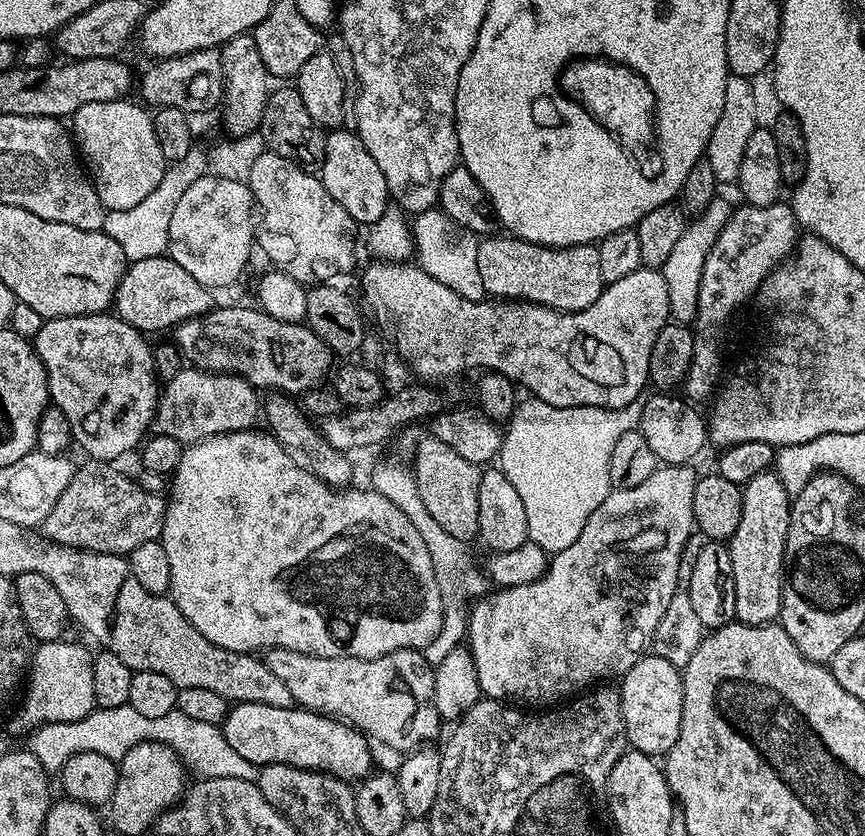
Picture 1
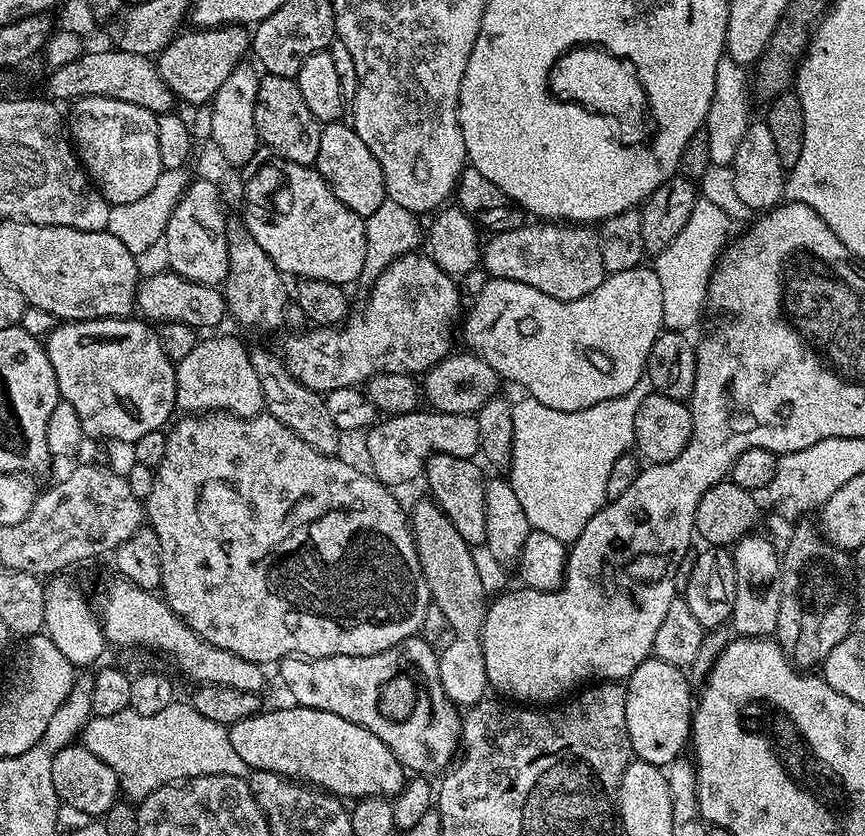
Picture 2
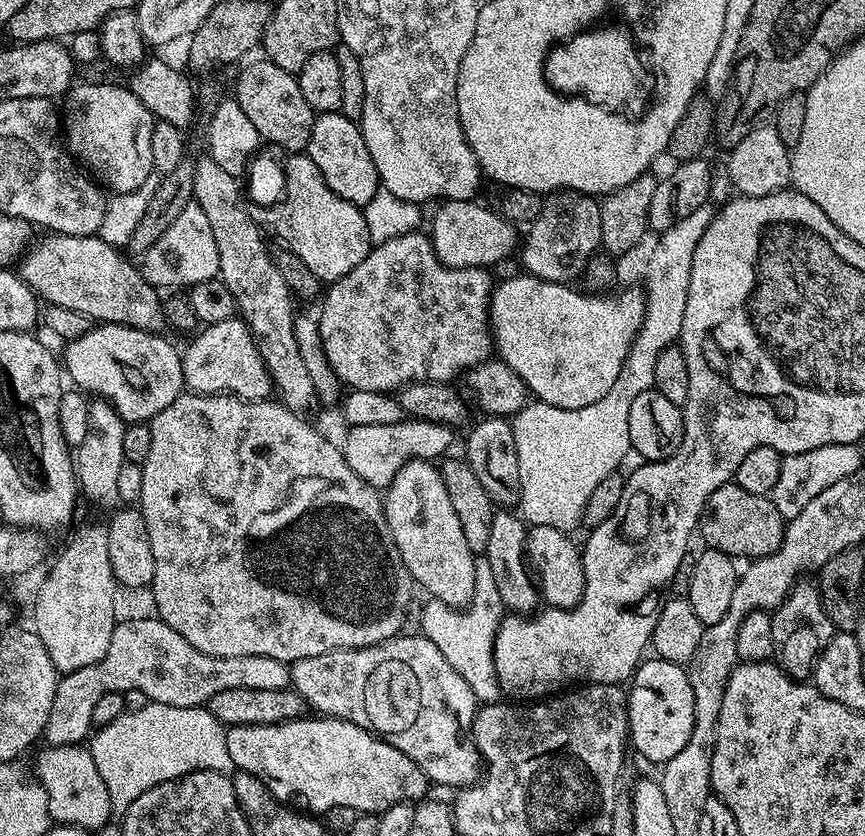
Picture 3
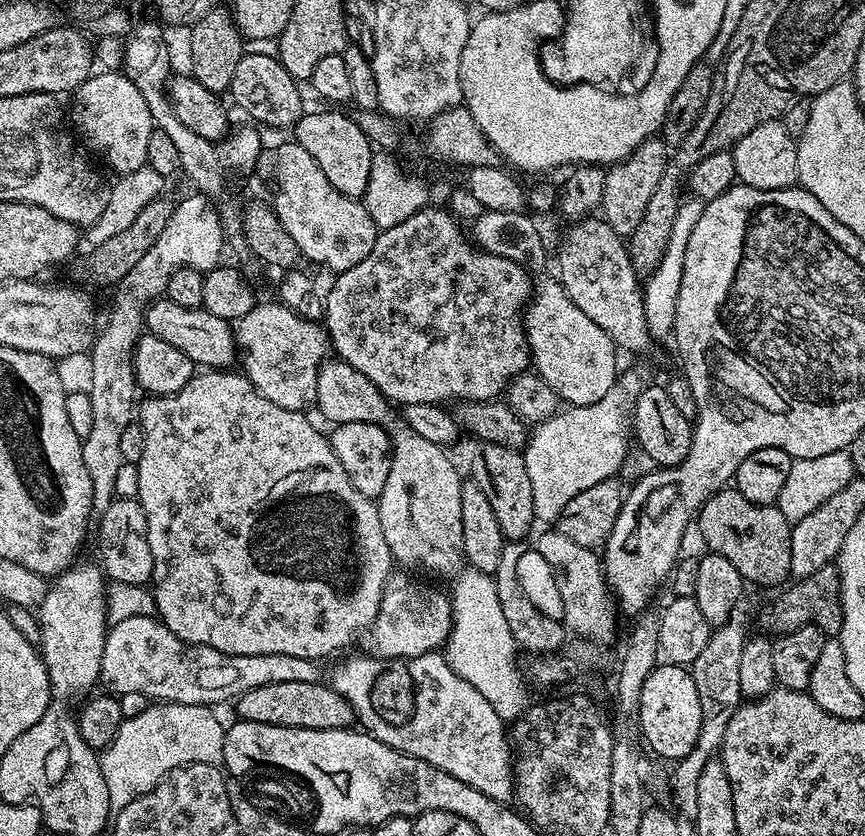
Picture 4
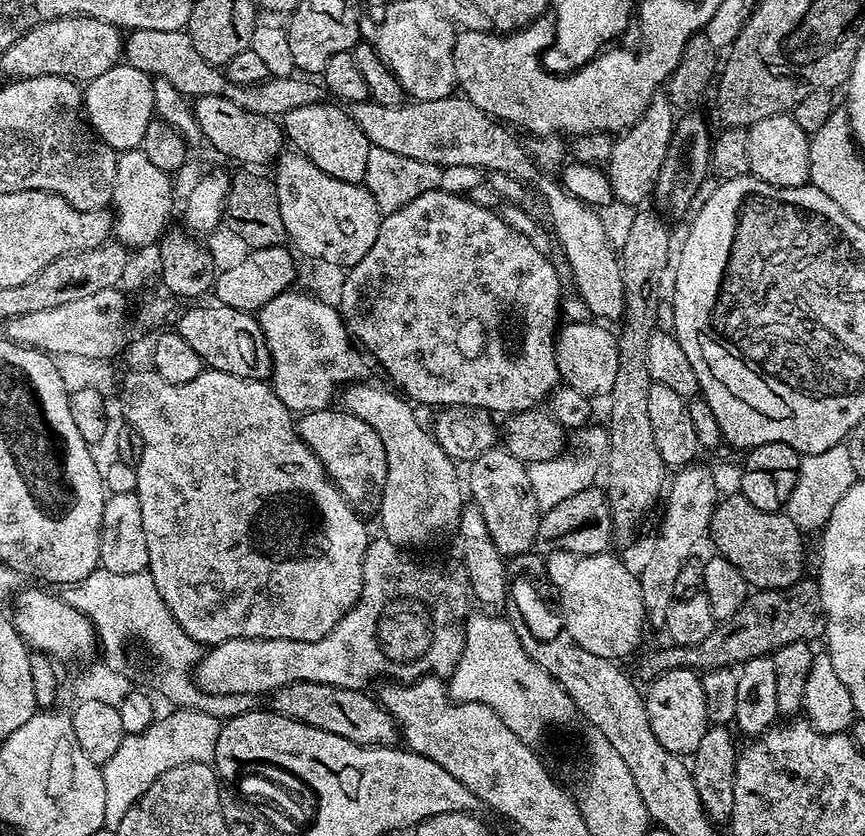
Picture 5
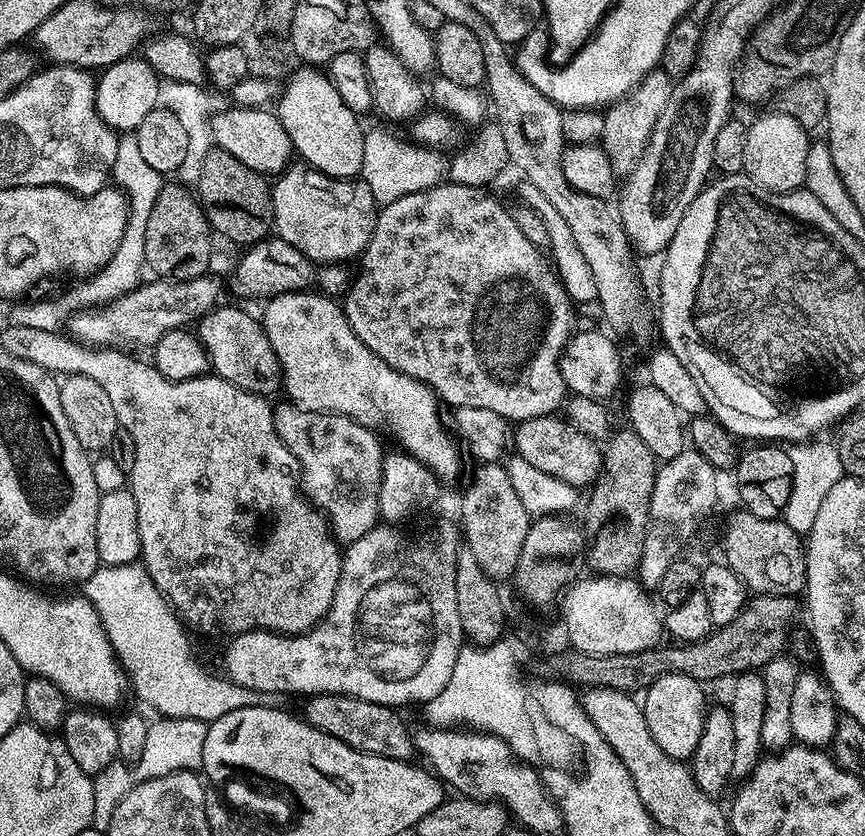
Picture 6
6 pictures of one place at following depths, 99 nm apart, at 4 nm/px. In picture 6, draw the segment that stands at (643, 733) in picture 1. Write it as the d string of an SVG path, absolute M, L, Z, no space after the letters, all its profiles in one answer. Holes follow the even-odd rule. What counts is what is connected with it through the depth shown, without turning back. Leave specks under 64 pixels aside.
M671 672L658 678L643 693L642 707L646 726L650 726L650 734L654 734L654 742L666 750L666 754L675 760L691 761L698 740L702 738L704 726L705 685L701 681L690 678L686 674Z

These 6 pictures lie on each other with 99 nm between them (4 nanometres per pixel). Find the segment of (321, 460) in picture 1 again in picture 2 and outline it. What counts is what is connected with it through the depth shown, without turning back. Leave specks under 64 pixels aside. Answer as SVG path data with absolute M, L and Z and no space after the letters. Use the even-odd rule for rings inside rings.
M268 352L255 353L252 356L252 365L258 374L258 382L262 386L267 415L278 418L282 426L298 434L302 442L306 442L323 456L337 455L340 432L337 431L333 419L330 418L325 397L295 380L279 355L271 356Z

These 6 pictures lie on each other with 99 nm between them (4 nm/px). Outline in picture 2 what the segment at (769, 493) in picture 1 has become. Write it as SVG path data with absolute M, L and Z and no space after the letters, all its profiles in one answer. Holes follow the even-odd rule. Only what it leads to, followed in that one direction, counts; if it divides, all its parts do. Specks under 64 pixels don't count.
M749 534L742 537L731 549L732 561L736 567L736 585L730 628L733 633L740 636L768 638L775 633L778 626L782 556L778 548L775 548L766 537L756 535Z

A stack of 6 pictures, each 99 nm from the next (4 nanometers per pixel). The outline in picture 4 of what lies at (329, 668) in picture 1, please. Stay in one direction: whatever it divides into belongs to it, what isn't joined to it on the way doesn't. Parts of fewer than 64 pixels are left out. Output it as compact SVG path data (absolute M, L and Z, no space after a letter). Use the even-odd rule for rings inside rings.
M439 651L405 660L385 660L371 654L352 656L333 670L330 687L351 706L359 727L378 738L378 742L402 754L422 758L422 762L430 762L430 766L438 766L446 774L454 774L458 782L466 782L466 786L474 786L474 790L482 790L490 798L501 802L513 799L514 752L505 721L470 682L455 673Z

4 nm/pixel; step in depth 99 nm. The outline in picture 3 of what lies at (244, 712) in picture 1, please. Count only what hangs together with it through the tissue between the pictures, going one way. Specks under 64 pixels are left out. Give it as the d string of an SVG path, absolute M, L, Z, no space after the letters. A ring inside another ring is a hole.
M301 718L270 726L234 726L226 731L226 746L230 750L233 769L254 774L272 795L285 801L291 796L301 800L309 813L328 812L331 808L353 808L356 814L379 814L405 802L419 802L429 795L428 776L402 750L390 746L372 733L345 720L331 718Z

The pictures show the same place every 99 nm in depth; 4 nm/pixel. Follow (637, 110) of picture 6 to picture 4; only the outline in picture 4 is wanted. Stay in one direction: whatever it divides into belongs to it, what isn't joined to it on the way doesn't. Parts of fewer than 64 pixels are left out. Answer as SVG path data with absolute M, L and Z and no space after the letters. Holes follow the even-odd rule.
M653 138L636 148L627 159L611 165L605 171L600 212L603 220L620 237L627 238L638 228L646 212L646 205L650 202L659 179L662 178L667 159L667 145L661 139Z

